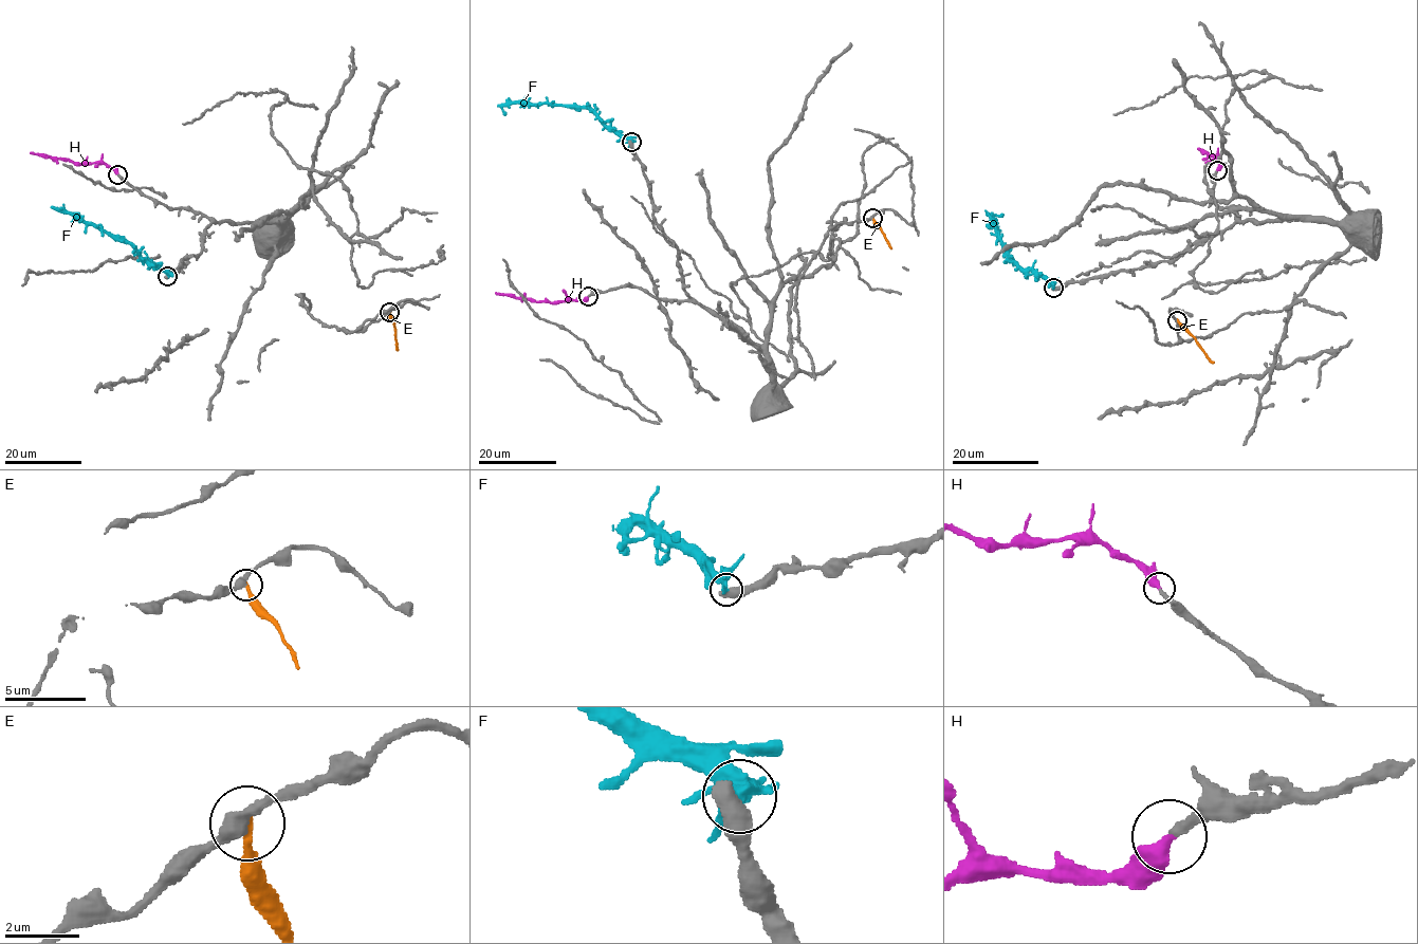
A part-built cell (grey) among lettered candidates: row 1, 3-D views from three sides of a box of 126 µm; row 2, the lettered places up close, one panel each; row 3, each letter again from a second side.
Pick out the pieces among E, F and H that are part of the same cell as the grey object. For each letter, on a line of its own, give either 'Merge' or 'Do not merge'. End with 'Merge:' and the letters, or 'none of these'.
E: Do not merge
F: Do not merge
H: Merge
Merge: H

